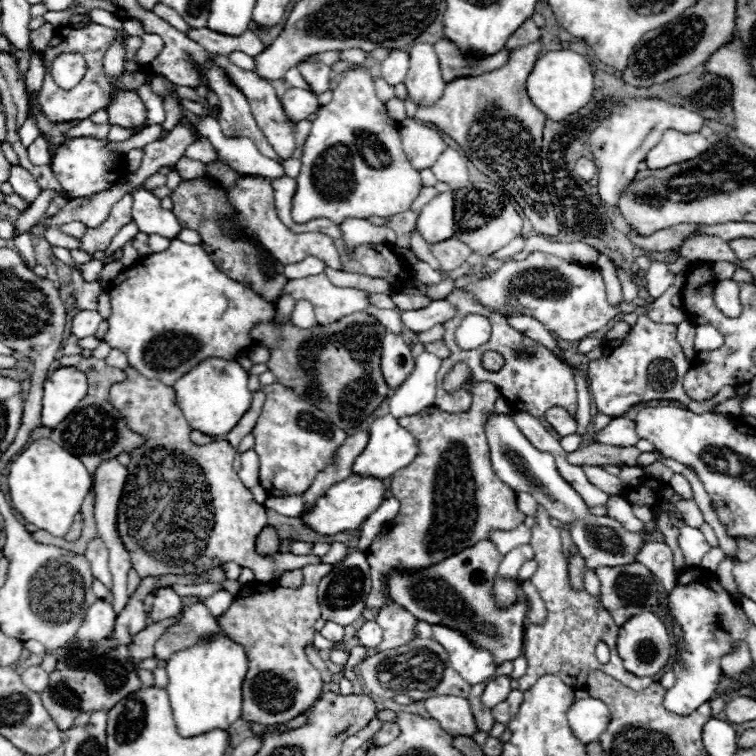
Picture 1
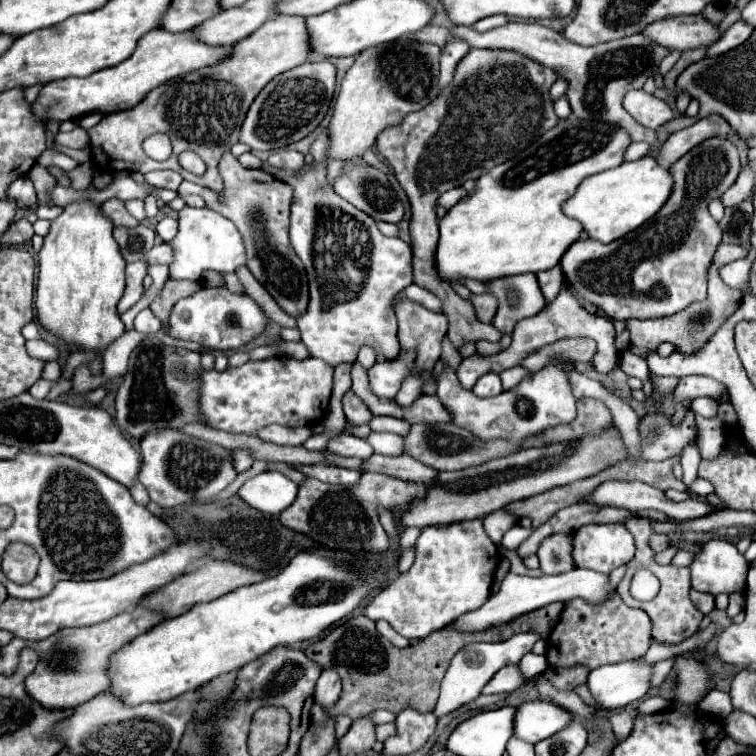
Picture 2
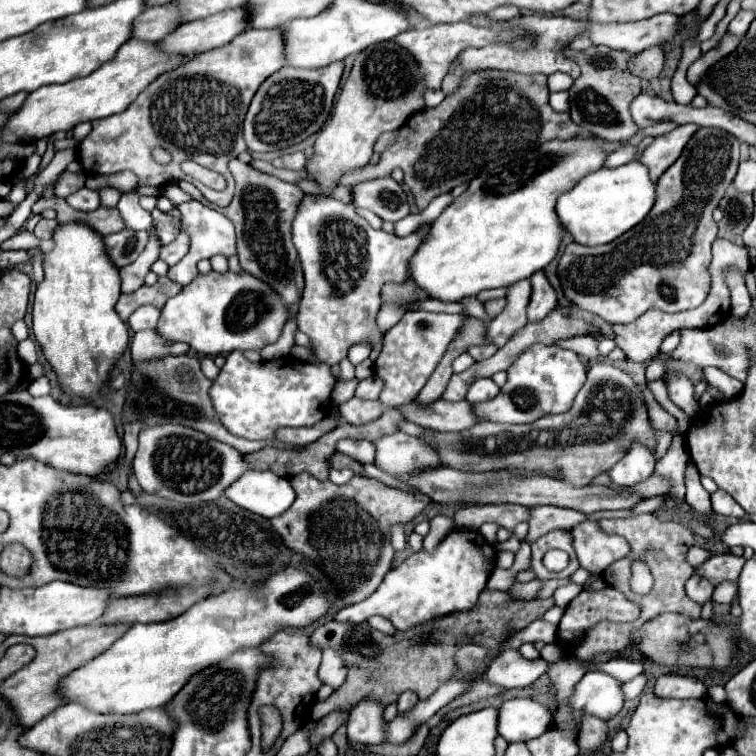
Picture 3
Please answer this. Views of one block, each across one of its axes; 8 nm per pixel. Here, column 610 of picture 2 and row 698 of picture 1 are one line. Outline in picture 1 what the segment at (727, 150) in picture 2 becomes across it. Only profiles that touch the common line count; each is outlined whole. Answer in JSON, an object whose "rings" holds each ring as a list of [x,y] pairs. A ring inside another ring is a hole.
{"rings":[[[332,564],[304,566],[304,586],[298,590],[268,586],[260,582],[244,584],[242,592],[236,594],[230,608],[222,616],[218,616],[222,630],[228,634],[228,638],[244,646],[248,658],[248,672],[242,682],[242,720],[270,726],[284,724],[304,714],[320,698],[322,676],[308,662],[304,646],[312,642],[314,622],[320,618],[318,584],[332,568]]]}

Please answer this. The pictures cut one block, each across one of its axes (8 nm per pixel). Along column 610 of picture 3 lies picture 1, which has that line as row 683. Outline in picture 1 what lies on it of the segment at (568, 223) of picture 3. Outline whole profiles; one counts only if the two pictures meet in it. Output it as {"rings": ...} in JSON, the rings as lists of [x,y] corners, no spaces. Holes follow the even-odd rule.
{"rings":[[[224,634],[172,654],[172,658],[166,662],[166,692],[180,736],[198,736],[214,728],[228,730],[240,718],[242,680],[246,670],[248,662],[244,648],[234,644]]]}

